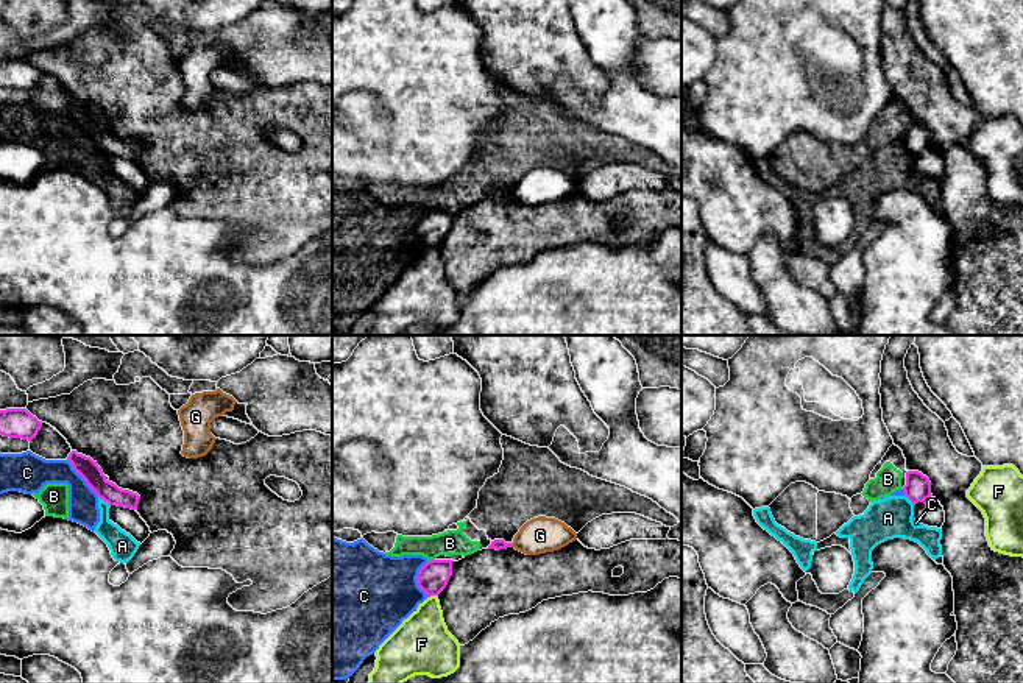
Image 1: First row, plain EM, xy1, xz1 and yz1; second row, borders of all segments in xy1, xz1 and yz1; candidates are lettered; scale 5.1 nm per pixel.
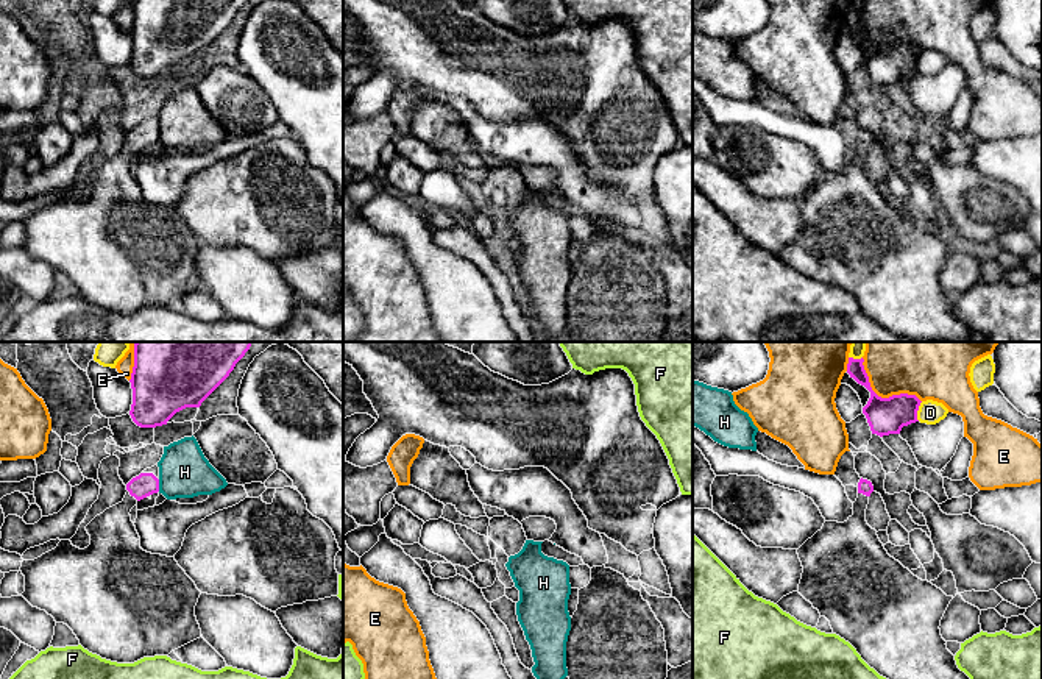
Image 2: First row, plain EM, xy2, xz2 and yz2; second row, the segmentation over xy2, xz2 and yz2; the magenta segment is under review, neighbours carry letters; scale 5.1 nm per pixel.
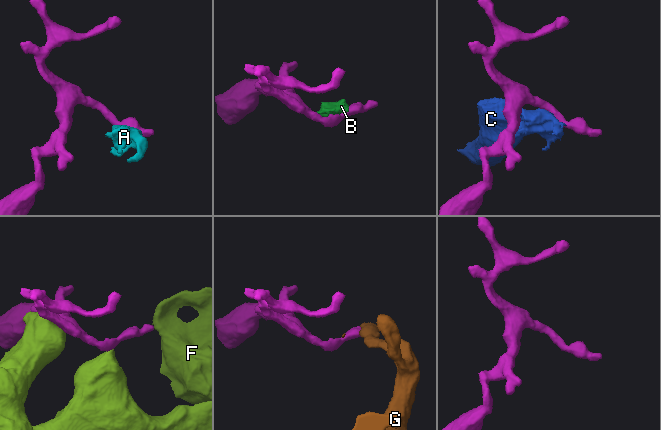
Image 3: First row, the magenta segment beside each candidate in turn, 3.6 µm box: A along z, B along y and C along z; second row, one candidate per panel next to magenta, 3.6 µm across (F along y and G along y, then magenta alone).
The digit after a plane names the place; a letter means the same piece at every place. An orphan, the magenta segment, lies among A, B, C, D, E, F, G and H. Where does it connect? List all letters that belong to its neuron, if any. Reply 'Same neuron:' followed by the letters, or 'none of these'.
Same neuron: none of these

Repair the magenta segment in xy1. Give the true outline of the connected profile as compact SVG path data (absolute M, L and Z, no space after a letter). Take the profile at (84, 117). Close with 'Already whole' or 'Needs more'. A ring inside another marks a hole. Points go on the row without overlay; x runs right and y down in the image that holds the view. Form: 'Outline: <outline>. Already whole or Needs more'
Outline: M72 101L67 111L100 150L109 156L137 161L140 147L129 140L122 140L115 134L109 133L101 119L90 108Z. Already whole

